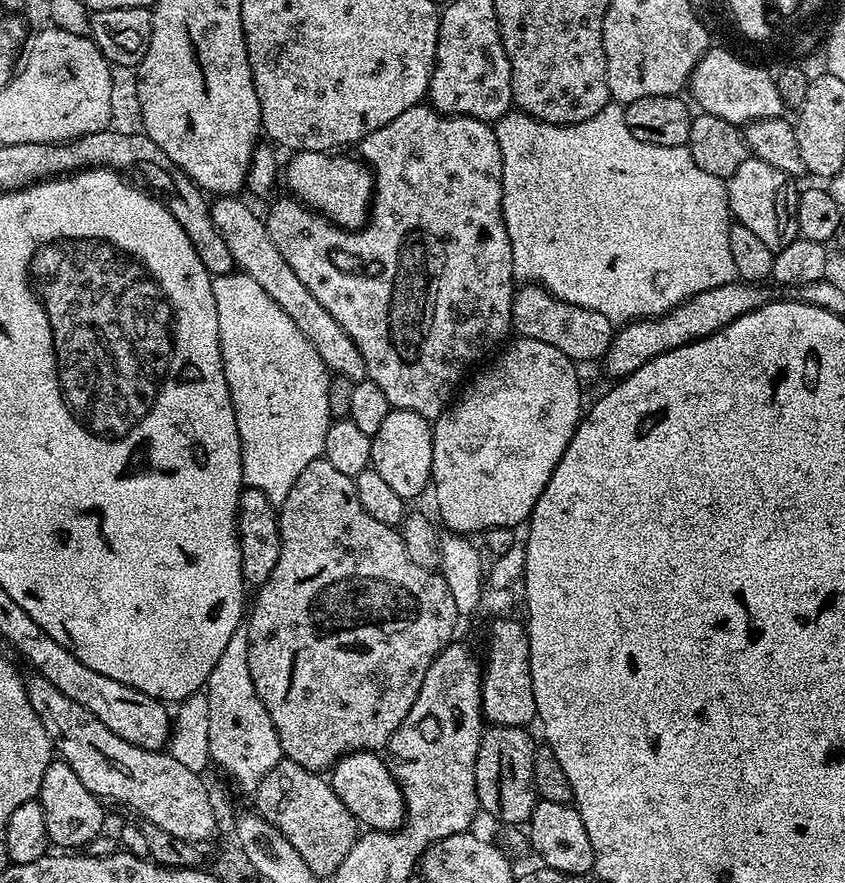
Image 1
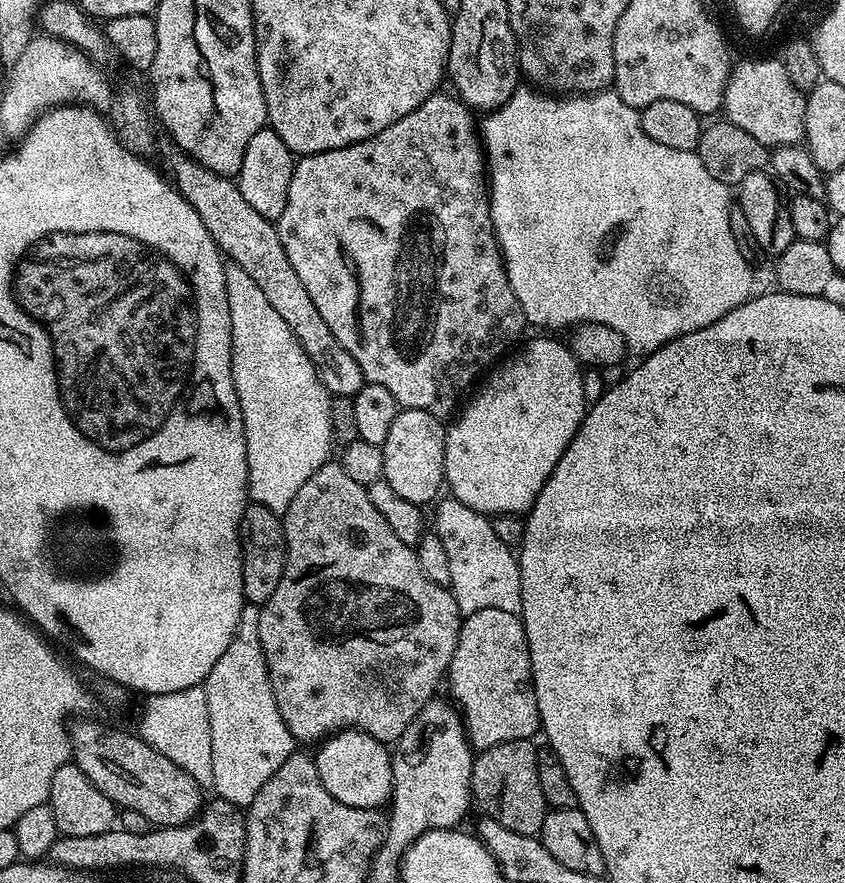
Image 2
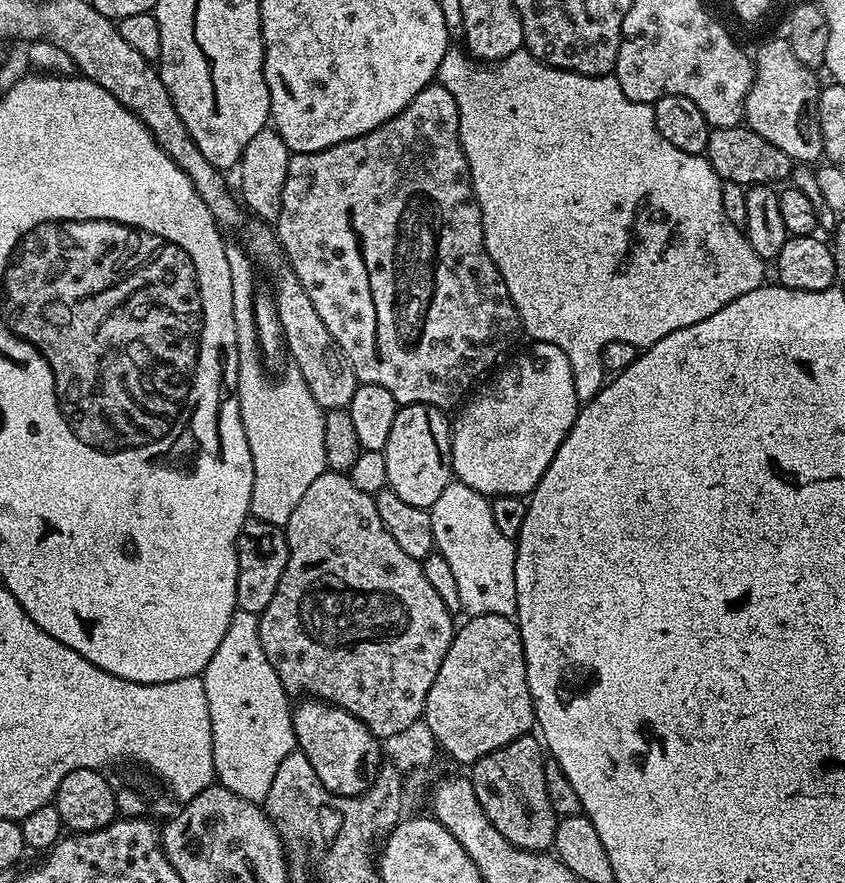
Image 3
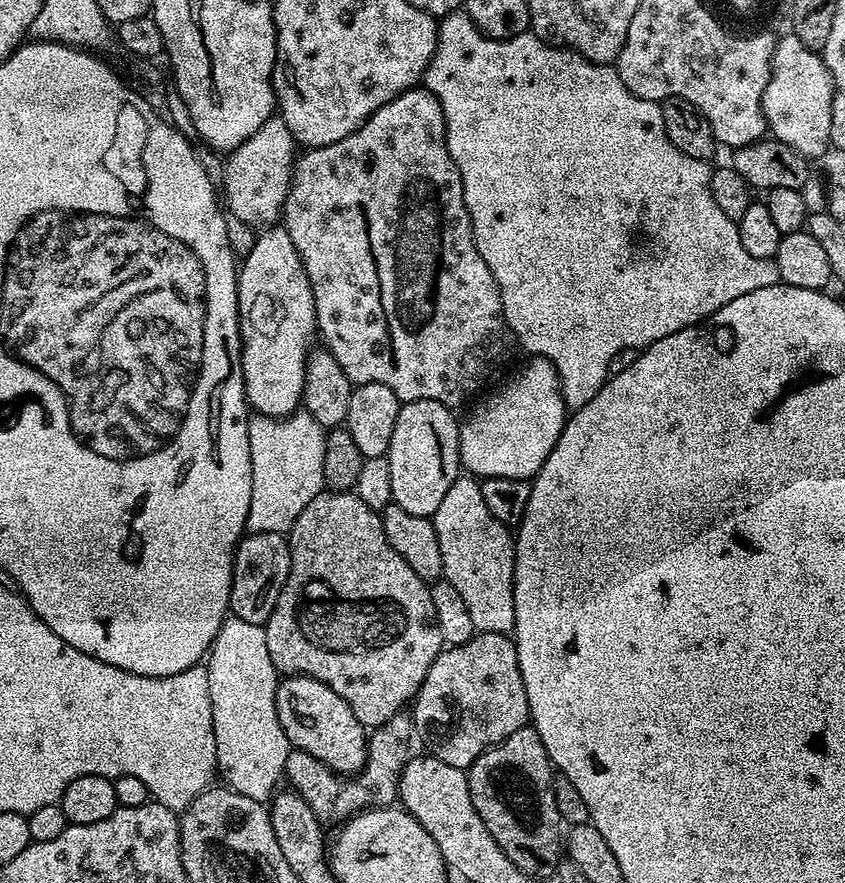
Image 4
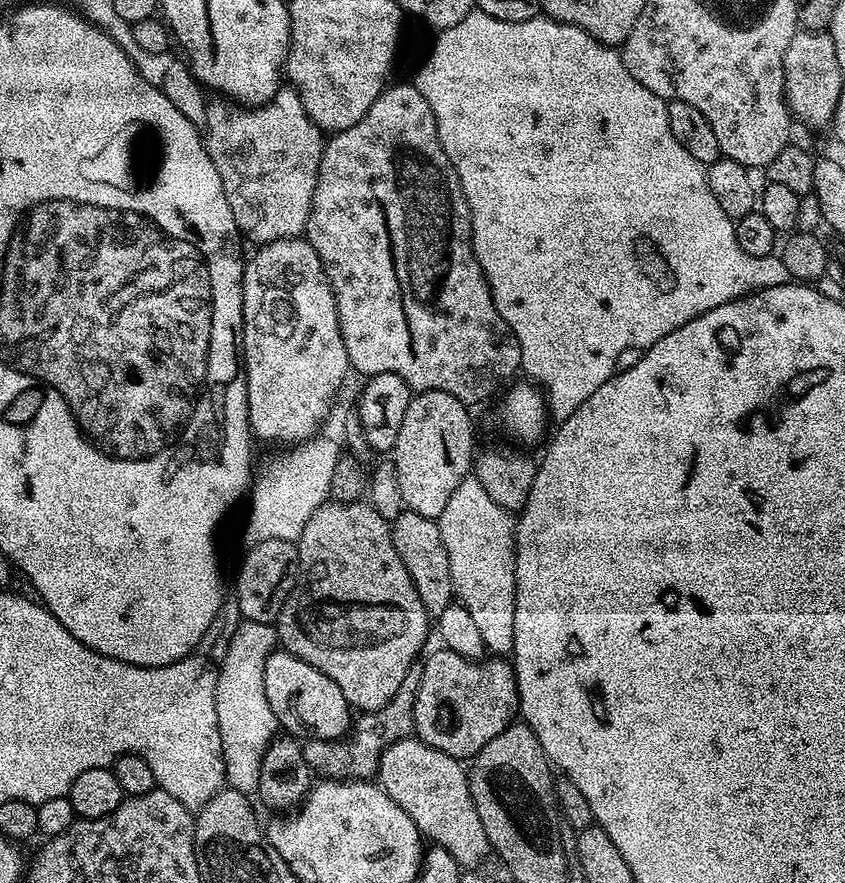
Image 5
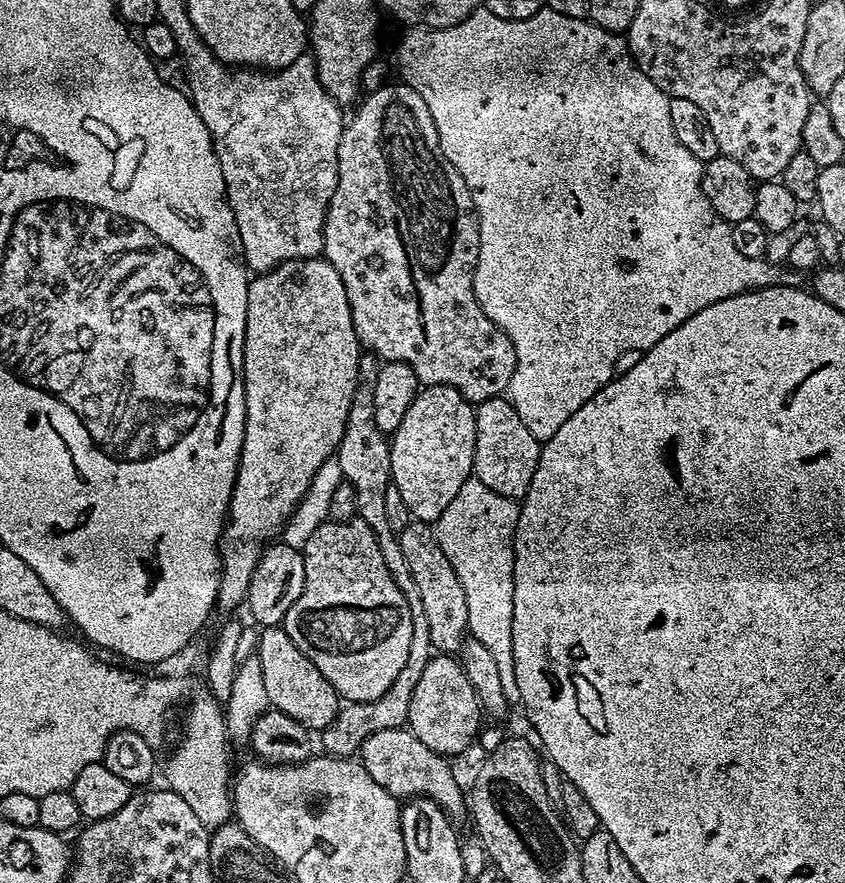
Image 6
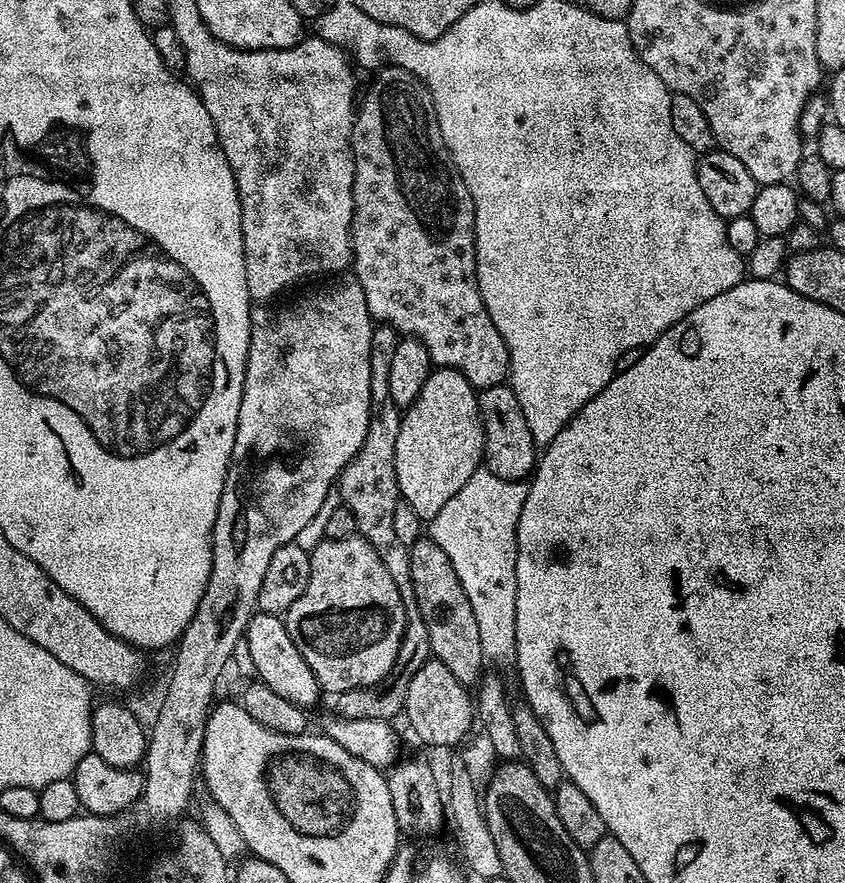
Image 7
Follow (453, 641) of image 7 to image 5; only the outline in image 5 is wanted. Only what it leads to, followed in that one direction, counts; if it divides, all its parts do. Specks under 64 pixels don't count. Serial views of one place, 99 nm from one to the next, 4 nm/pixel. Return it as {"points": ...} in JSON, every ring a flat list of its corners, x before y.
{"points":[[405,510,398,514,398,518,391,520,390,527,394,550,398,550,398,558,402,558,402,566,406,566,414,582,414,590,418,590,418,598,422,598,422,606,428,611,429,617,440,617,442,610,454,603,454,593,450,578,450,558,446,558,446,546,442,543,439,523,422,514]]}

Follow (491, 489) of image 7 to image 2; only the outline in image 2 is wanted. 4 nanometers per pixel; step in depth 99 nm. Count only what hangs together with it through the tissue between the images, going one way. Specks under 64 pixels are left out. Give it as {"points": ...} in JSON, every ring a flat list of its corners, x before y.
{"points":[[444,499,435,505,434,531,446,549,450,562,450,591,458,602,461,617,478,610,506,610,519,614,522,610,522,586,517,553,499,541,491,519,484,513,470,510,470,506,457,500]]}

